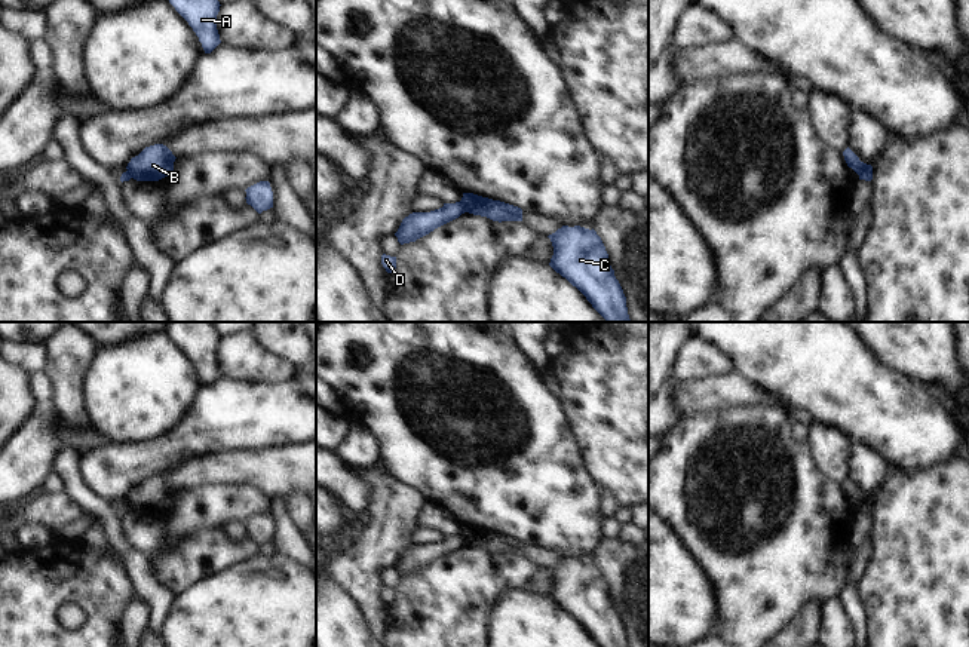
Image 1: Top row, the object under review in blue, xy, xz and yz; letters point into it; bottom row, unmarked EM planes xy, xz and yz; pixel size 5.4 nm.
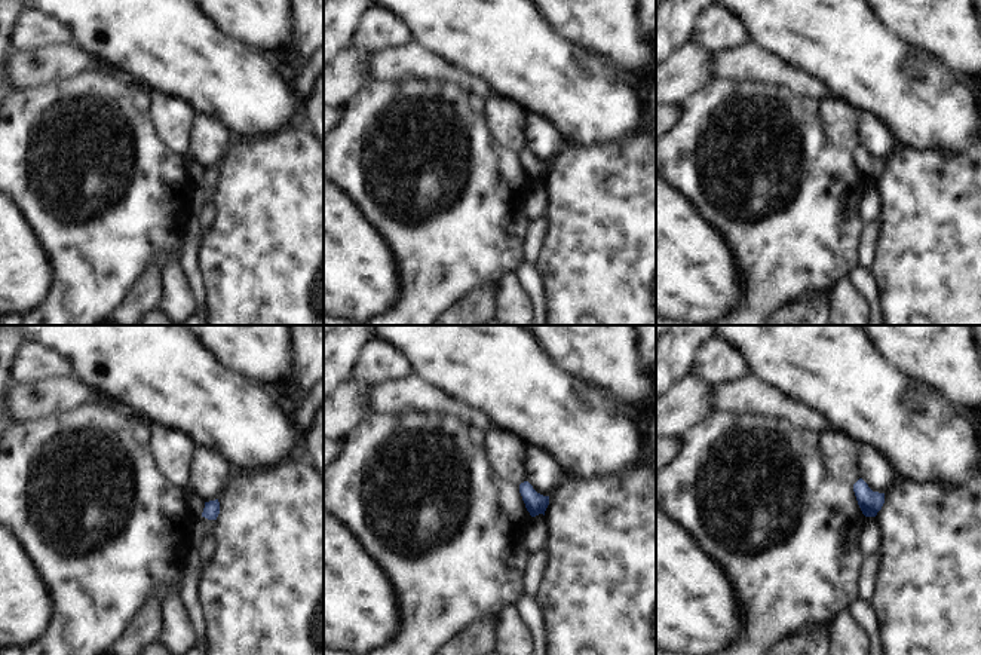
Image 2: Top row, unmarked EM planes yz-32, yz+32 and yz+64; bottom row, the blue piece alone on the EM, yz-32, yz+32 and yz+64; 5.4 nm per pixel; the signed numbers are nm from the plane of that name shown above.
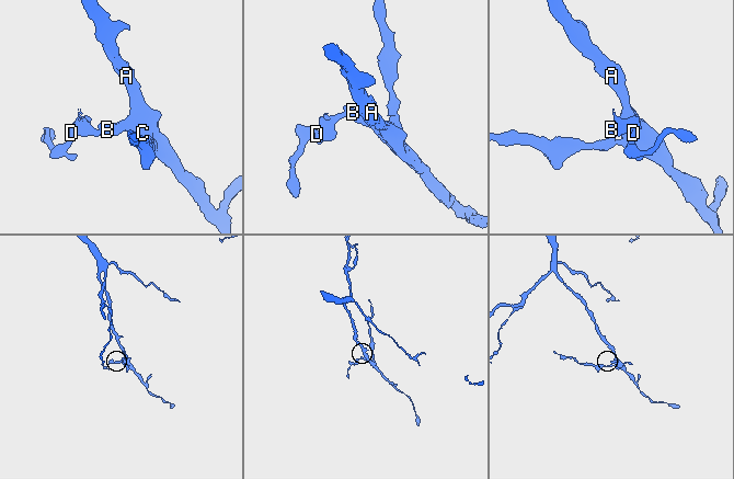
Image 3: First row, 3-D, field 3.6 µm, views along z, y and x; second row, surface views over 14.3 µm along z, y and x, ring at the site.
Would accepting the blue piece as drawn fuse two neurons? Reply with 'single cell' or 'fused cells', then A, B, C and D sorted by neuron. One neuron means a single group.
fused cells; A B C / D

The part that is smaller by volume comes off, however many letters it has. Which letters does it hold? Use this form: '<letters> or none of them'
D

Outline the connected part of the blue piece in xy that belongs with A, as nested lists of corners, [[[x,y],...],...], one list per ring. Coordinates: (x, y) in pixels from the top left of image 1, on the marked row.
[[[169,0],[175,10],[193,28],[205,53],[211,53],[220,43],[217,30],[218,0]]]

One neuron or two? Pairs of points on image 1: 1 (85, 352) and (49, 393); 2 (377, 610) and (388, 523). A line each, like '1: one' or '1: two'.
1: two
2: one

